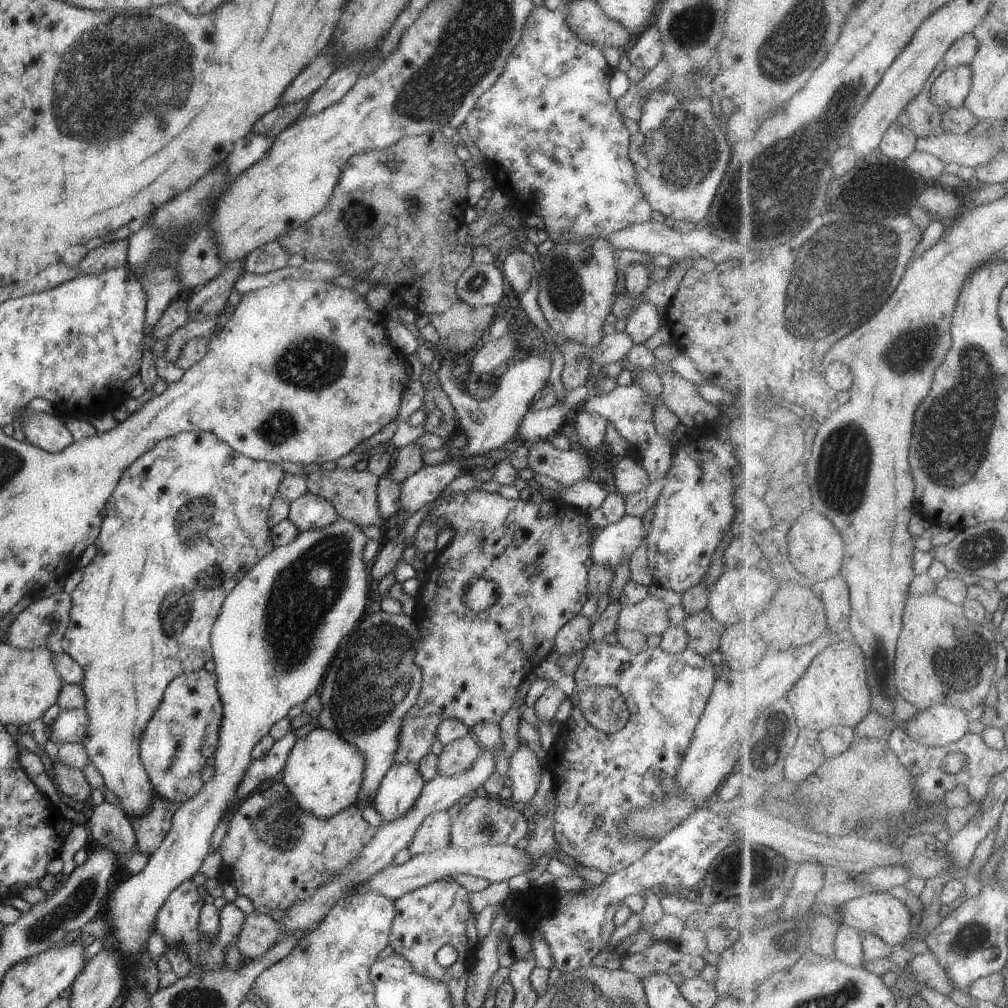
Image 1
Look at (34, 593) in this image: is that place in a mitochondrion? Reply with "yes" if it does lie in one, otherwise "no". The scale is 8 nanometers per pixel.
no

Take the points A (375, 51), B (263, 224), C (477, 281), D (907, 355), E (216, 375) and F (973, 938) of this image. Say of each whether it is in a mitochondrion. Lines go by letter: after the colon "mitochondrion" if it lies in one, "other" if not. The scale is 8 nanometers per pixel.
A: other
B: other
C: mitochondrion
D: mitochondrion
E: other
F: mitochondrion

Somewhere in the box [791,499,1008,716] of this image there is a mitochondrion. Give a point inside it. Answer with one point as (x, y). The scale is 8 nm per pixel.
(960, 667)

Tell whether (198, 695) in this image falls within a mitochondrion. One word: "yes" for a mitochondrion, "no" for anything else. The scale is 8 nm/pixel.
no

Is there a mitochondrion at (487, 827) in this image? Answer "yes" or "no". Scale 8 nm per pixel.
yes

